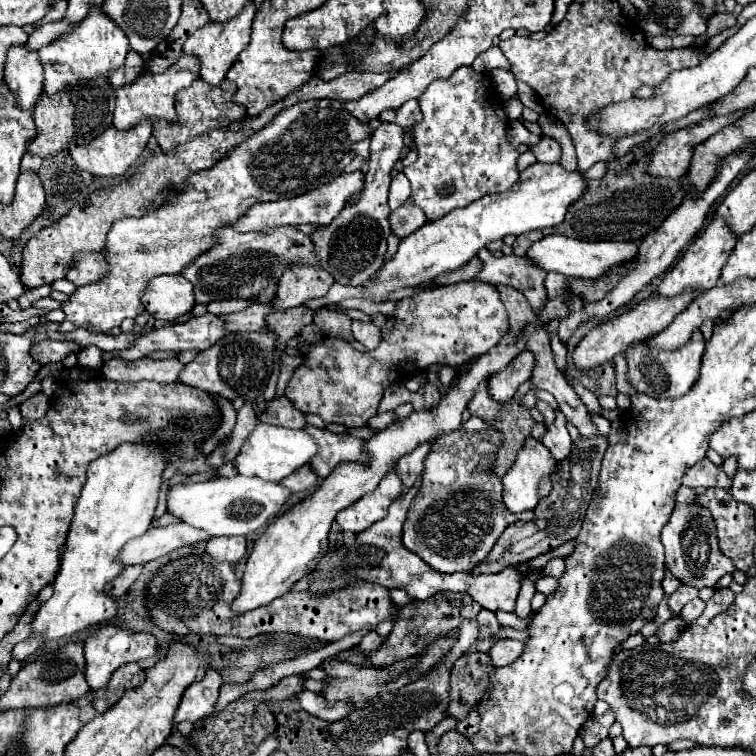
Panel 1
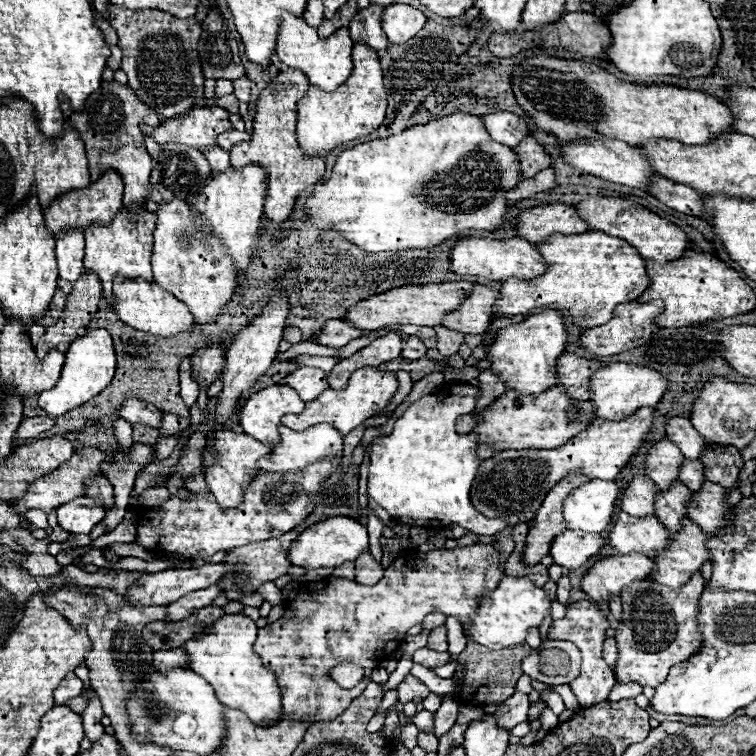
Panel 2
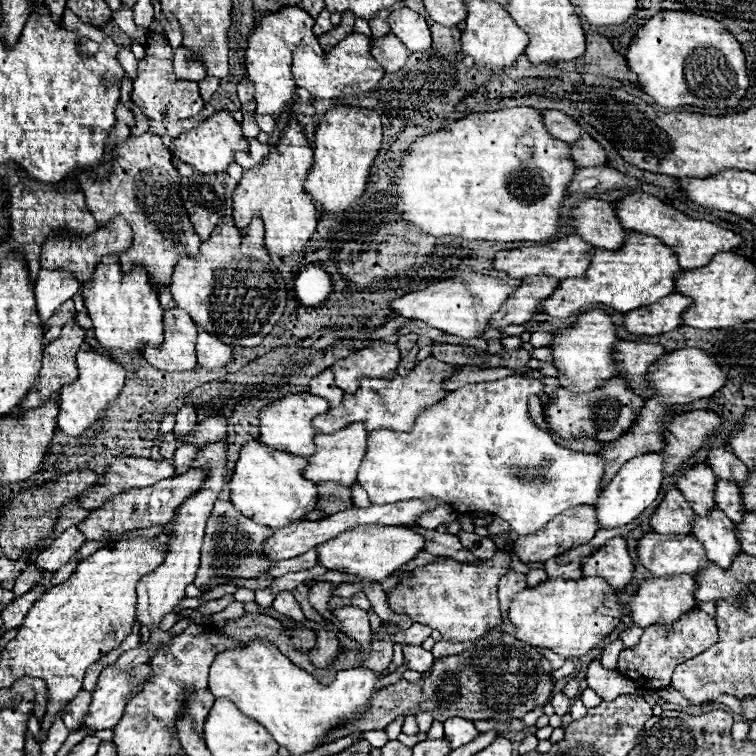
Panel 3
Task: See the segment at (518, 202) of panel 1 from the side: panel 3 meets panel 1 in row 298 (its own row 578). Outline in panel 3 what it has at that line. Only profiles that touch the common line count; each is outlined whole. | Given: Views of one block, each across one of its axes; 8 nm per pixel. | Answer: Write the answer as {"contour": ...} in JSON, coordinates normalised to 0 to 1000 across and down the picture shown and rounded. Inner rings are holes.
{"contour":[[[524,696],[492,698],[492,701],[466,698],[434,717],[418,722],[421,749],[429,749],[434,754],[447,754],[452,759],[489,765],[495,770],[513,765],[519,757],[524,757],[532,746],[542,743],[558,728],[561,728],[561,712],[553,704],[545,704],[542,698],[524,698]]]}

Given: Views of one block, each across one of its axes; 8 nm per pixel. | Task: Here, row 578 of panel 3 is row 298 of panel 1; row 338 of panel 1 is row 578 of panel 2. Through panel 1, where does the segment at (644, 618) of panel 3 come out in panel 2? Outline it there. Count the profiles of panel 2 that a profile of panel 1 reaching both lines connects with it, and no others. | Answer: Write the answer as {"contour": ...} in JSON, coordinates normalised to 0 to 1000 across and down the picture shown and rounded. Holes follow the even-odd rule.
{"contour":[[[815,733],[791,741],[770,765],[770,780],[786,796],[804,796],[807,788],[820,786],[825,775],[839,767],[857,767],[857,759],[865,754],[865,746],[857,735]]]}

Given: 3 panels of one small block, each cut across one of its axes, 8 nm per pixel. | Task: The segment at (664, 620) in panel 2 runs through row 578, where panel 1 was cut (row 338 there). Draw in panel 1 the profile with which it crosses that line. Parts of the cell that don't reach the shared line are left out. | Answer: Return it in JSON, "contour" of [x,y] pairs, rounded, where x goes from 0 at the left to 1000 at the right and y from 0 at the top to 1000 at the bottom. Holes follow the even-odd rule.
{"contour":[[[921,437],[915,447],[899,458],[899,463],[857,463],[854,452],[841,452],[841,458],[831,458],[828,479],[831,479],[831,505],[839,516],[854,519],[865,526],[899,526],[905,524],[915,508],[923,500],[926,489],[926,476],[931,466],[931,447],[929,439]]]}

